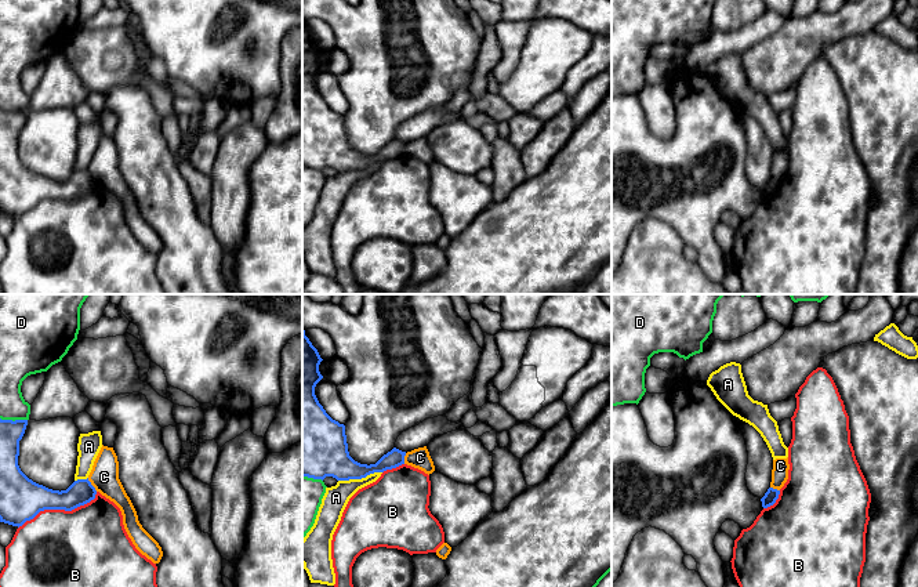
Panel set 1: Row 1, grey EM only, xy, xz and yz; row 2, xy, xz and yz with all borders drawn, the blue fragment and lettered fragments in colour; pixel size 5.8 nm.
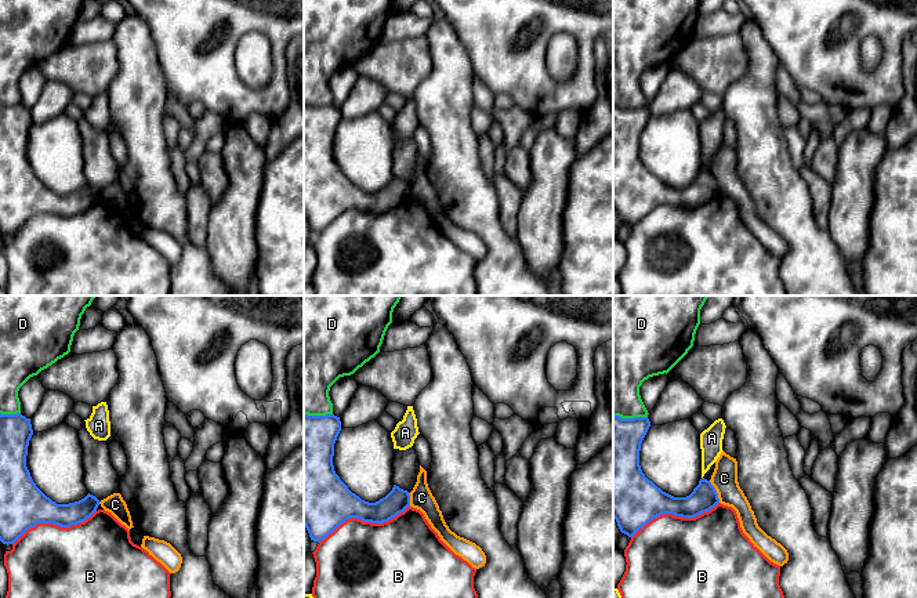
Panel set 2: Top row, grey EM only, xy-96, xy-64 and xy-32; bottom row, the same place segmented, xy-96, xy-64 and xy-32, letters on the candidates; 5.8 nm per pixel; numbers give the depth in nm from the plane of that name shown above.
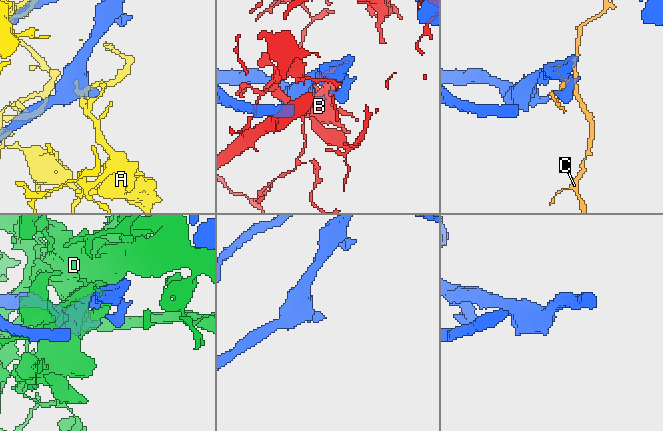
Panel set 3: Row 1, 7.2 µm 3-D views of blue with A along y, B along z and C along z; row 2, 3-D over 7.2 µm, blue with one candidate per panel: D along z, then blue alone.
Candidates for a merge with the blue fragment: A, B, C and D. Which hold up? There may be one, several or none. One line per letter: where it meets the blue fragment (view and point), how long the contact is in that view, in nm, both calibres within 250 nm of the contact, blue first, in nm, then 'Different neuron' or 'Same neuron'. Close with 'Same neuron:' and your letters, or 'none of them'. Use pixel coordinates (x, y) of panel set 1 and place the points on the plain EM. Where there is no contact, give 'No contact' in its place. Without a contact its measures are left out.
A: Touches blue at xz (359, 169). Shared border 260 nm. Thickness 280 nm (blue) against 140 nm. Different neuron
B: Touches blue at xy (58, 199). Shared border 500 nm. Thickness 260 nm (blue) against 480 nm. Different neuron
C: Touches blue at xy (91, 176). Shared border 100 nm. Thickness 150 nm (blue) against 170 nm. Different neuron
D: Touches blue at xy (15, 111). Shared border 160 nm. Thickness 140 nm (blue) against 160 nm. Different neuron
Same neuron: none of them

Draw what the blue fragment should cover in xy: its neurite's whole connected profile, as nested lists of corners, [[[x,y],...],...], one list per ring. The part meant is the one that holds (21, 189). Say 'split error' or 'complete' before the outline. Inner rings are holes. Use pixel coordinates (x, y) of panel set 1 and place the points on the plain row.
complete | [[[0,109],[0,213],[18,218],[40,202],[72,202],[97,185],[88,169],[77,170],[61,182],[29,170],[18,156],[19,131],[26,116],[28,110]]]

